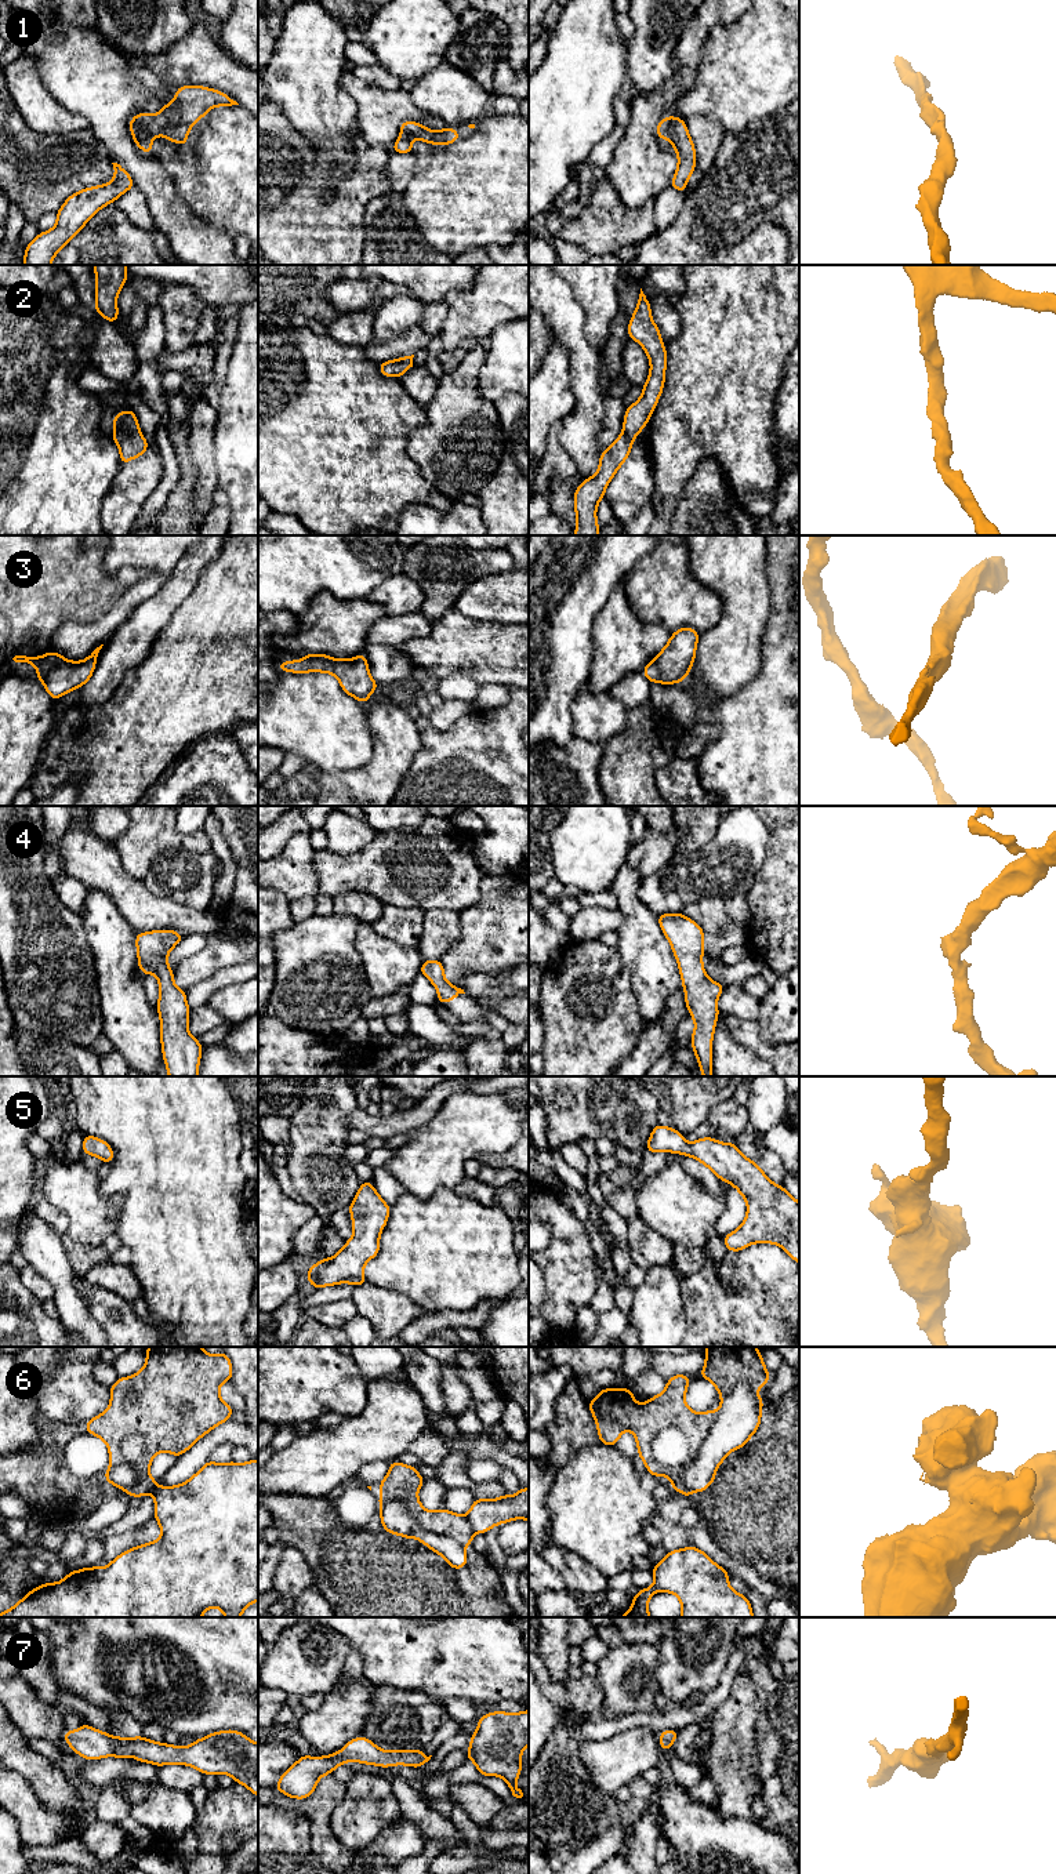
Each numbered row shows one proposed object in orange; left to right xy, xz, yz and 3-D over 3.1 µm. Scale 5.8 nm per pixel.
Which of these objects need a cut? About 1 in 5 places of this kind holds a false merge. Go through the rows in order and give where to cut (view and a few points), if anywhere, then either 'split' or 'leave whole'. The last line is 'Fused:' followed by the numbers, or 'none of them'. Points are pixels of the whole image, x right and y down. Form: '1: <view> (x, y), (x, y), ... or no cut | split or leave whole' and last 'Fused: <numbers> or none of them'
1: no cut | leave whole
2: no cut | leave whole
3: no cut | leave whole
4: no cut | leave whole
5: no cut | leave whole
6: xz (381, 1503), (399, 1500), (421, 1526), (445, 1533), (463, 1547) | split
7: no cut | leave whole
Fused: 6

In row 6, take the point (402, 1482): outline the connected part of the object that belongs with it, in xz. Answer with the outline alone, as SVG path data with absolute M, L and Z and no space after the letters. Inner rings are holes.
M395 1460L389 1464L385 1478L378 1483L382 1495L375 1499L381 1504L388 1500L399 1500L407 1507L421 1528L446 1535L457 1540L462 1547L472 1544L475 1532L465 1515L451 1512L446 1508L429 1511L422 1507L417 1493L424 1481L417 1467Z

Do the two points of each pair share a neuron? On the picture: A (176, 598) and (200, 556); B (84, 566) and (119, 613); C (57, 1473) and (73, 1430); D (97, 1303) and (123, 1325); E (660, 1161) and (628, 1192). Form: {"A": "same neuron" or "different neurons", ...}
{"A": "same neuron", "B": "different neurons", "C": "same neuron", "D": "same neuron", "E": "same neuron"}

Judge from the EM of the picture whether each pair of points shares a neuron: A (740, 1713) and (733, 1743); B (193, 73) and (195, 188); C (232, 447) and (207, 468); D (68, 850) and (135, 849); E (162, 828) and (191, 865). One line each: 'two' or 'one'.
A: one
B: one
C: two
D: two
E: two

